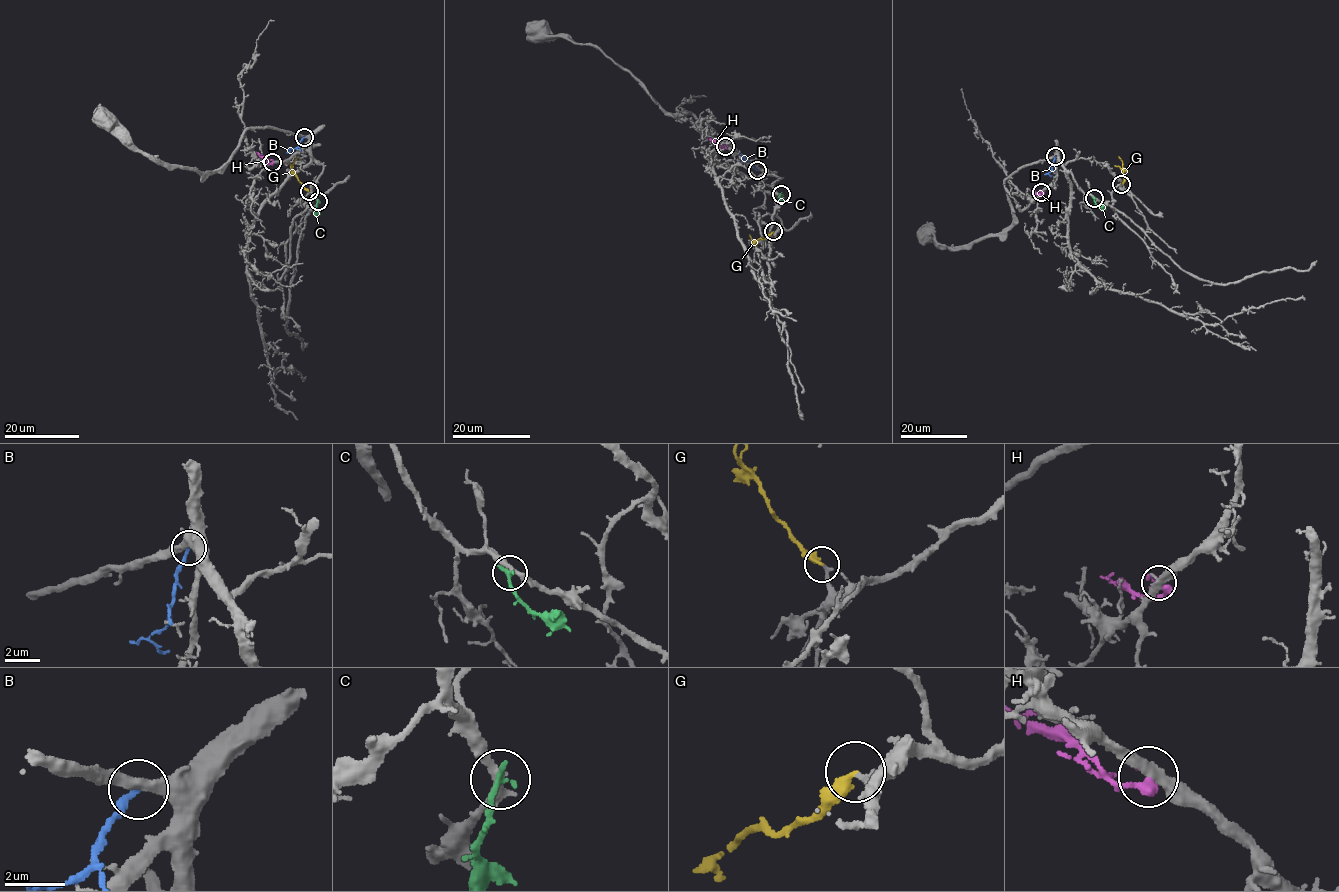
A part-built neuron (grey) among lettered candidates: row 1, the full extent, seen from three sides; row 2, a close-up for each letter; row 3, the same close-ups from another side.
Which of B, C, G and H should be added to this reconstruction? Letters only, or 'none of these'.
G

